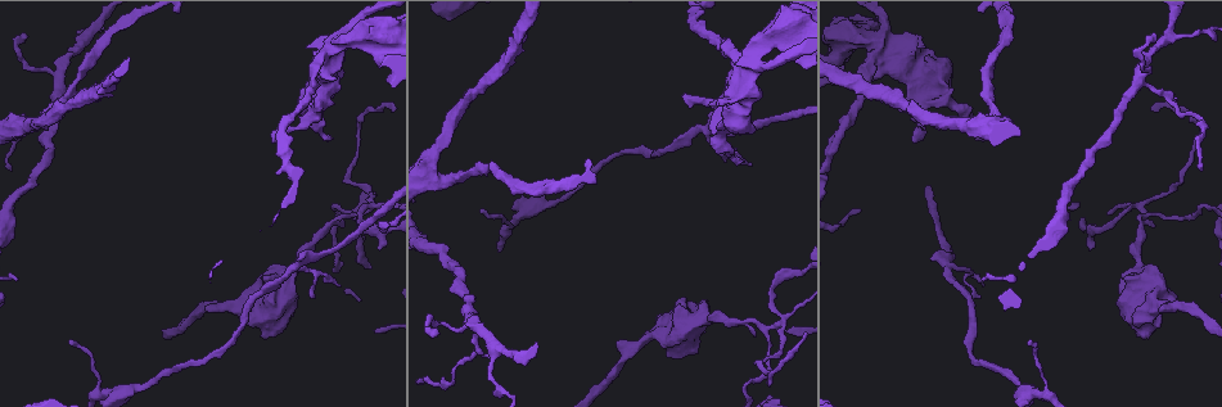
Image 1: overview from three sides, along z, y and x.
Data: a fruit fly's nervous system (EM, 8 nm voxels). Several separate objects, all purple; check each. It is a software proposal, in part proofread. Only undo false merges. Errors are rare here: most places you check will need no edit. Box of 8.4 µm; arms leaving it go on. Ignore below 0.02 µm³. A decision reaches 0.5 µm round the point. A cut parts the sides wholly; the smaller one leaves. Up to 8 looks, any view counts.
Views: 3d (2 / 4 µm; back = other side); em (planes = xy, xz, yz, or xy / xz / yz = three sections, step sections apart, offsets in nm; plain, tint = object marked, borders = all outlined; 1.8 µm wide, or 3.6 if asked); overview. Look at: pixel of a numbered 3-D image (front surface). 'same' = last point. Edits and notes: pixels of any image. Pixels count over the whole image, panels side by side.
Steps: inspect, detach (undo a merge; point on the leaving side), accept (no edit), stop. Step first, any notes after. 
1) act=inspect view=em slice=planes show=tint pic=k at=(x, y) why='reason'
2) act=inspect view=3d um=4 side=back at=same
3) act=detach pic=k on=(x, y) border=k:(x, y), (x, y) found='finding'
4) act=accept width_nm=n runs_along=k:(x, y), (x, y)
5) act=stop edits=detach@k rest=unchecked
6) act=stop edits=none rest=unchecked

act=inspect view=3d um=2 pic=1 at=(445, 180) why='two arms in line, one across'

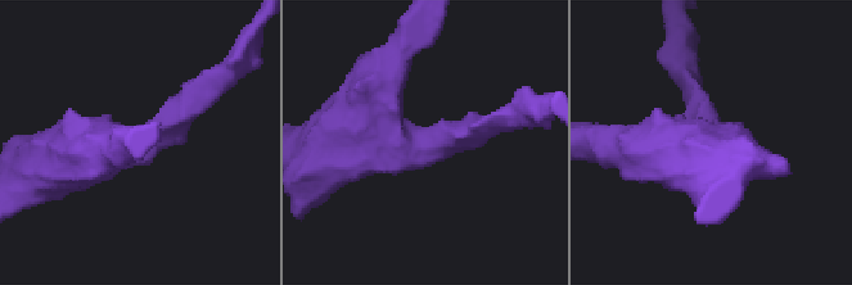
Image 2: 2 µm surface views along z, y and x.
act=inspect view=em um=3.6 slice=planes show=plain pic=2 at=(425, 138) arms=3 arm_widths_nm=170,300,360

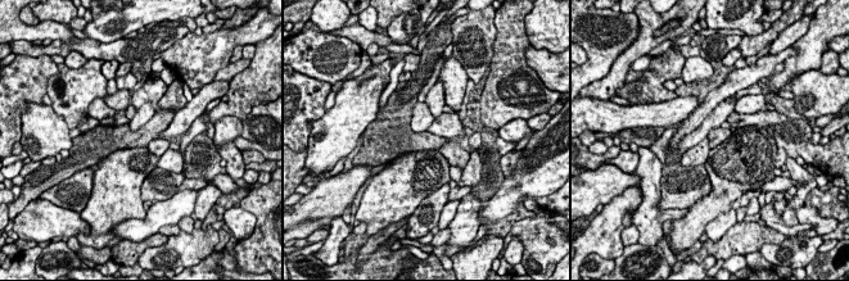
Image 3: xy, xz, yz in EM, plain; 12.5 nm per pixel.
act=inspect view=em um=3.6 slice=planes show=borders at=same

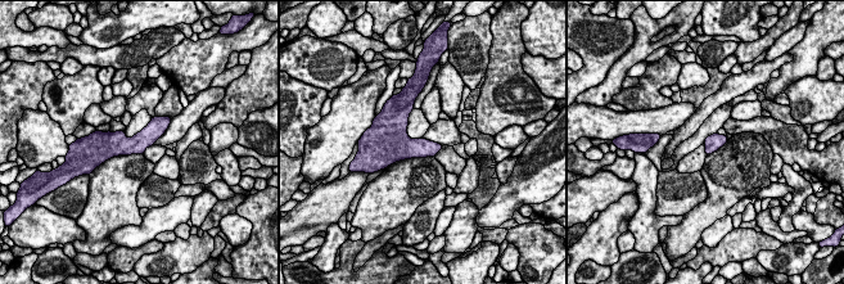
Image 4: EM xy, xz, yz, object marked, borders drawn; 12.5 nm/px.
act=accept runs_along=4:(165, 124), (139, 143), (98, 143) found='one neuron here'

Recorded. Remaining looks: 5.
act=inspect view=3d um=4 pic=1 at=(469, 319) why='three arms meet'

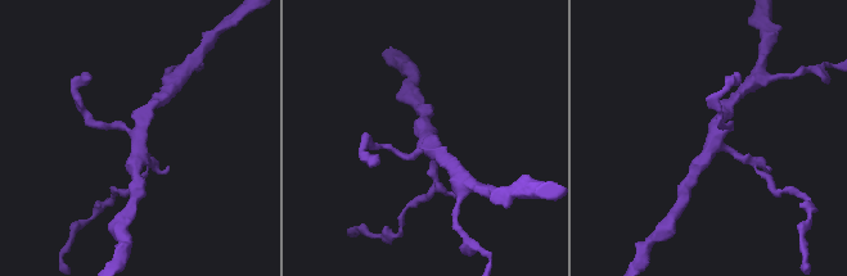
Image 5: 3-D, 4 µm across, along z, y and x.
act=inspect view=em slice=planes show=borders pic=5 at=(716, 147)

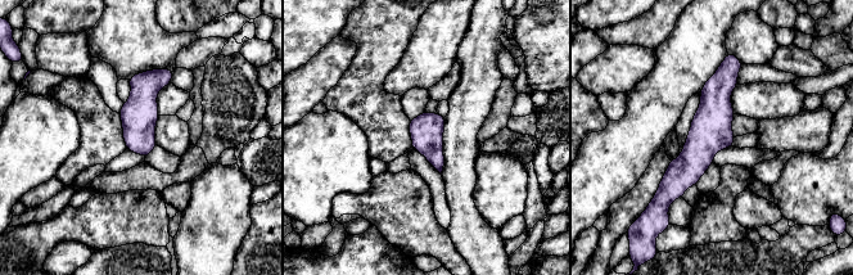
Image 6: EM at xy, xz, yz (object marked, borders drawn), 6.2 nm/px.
act=accept runs_along=6:(729, 64), (711, 133), (666, 199) found='one neuron here'

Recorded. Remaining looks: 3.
act=inspect view=em slice=planes show=borders pic=1 at=(314, 113) why='calibre changes'

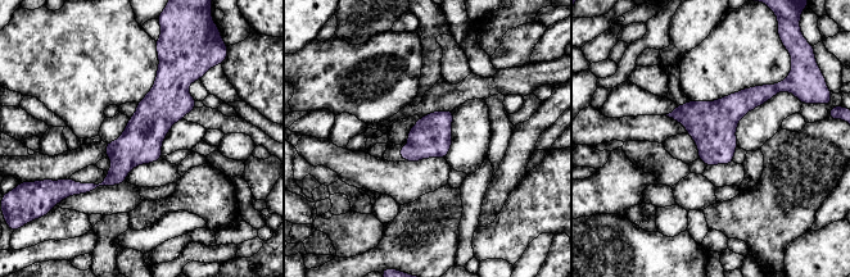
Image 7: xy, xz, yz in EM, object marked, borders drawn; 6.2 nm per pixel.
act=accept width_nm=260 found='continuous, no second neuron'

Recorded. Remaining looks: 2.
act=inspect view=em um=3.6 slice=yz step=16 show=tint pic=1 at=(334, 44)

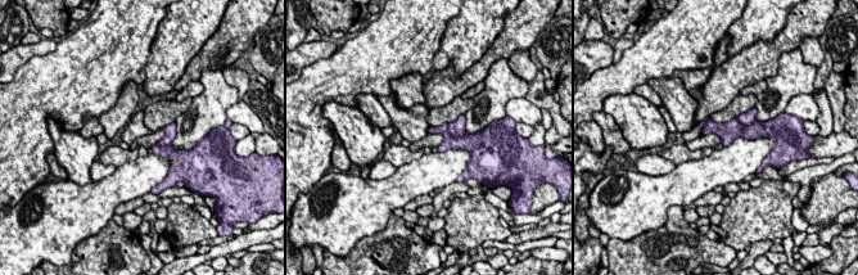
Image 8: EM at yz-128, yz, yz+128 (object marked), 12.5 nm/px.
act=inspect view=em um=3.6 slice=planes show=tint at=same why='cut it another way'

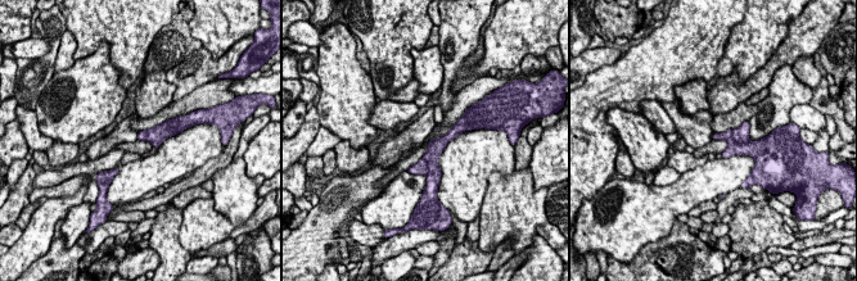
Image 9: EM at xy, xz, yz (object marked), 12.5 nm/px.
act=detach pic=9 on=(740, 135) found='two neurons meet here'

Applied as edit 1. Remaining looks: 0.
act=stop edits=detach@9 rest=unchecked

